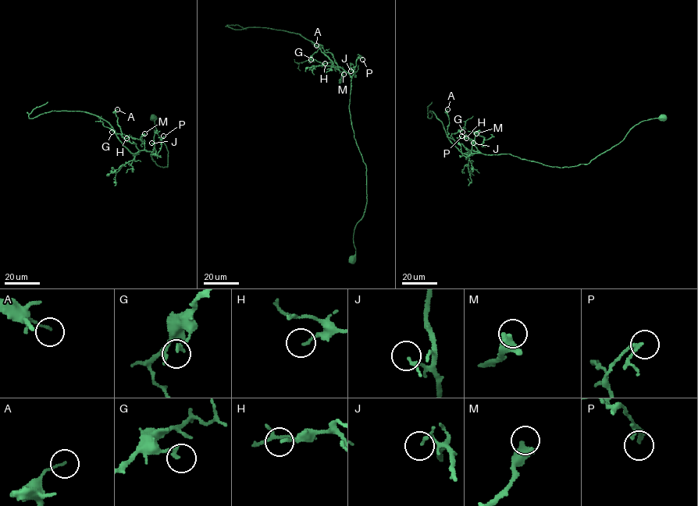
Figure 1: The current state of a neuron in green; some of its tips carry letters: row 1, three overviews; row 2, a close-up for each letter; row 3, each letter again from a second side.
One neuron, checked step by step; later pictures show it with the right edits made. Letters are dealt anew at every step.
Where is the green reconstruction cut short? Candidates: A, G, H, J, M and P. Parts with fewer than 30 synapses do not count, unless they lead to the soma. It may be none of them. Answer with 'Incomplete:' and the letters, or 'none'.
Incomplete: none

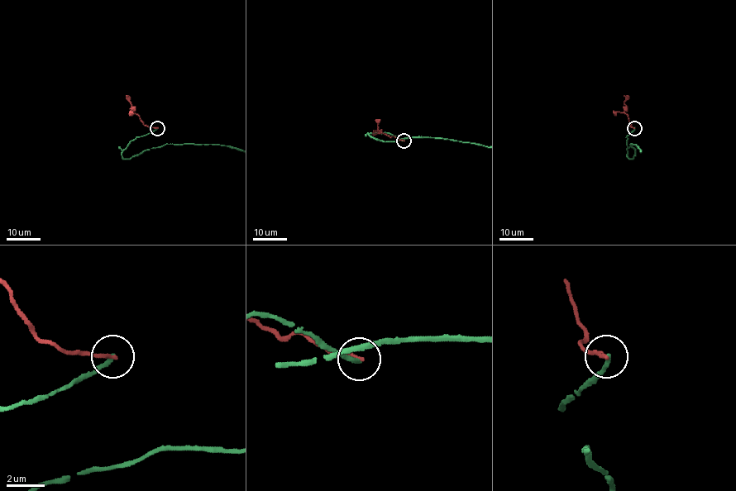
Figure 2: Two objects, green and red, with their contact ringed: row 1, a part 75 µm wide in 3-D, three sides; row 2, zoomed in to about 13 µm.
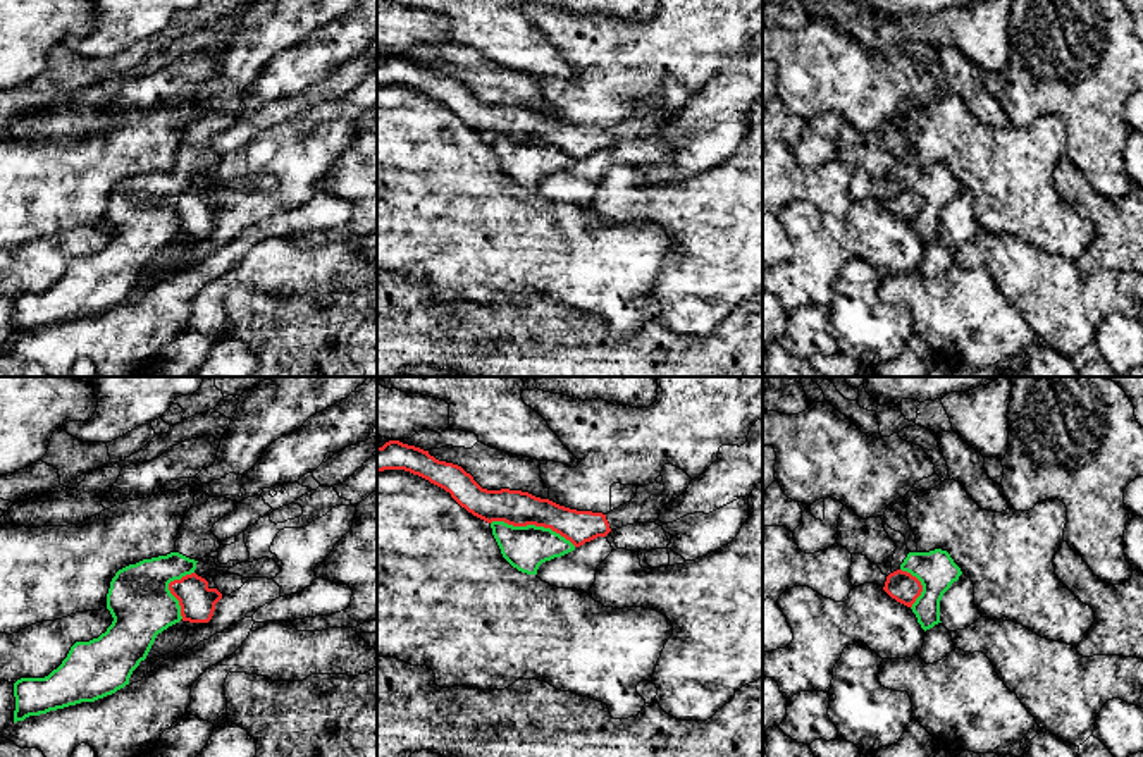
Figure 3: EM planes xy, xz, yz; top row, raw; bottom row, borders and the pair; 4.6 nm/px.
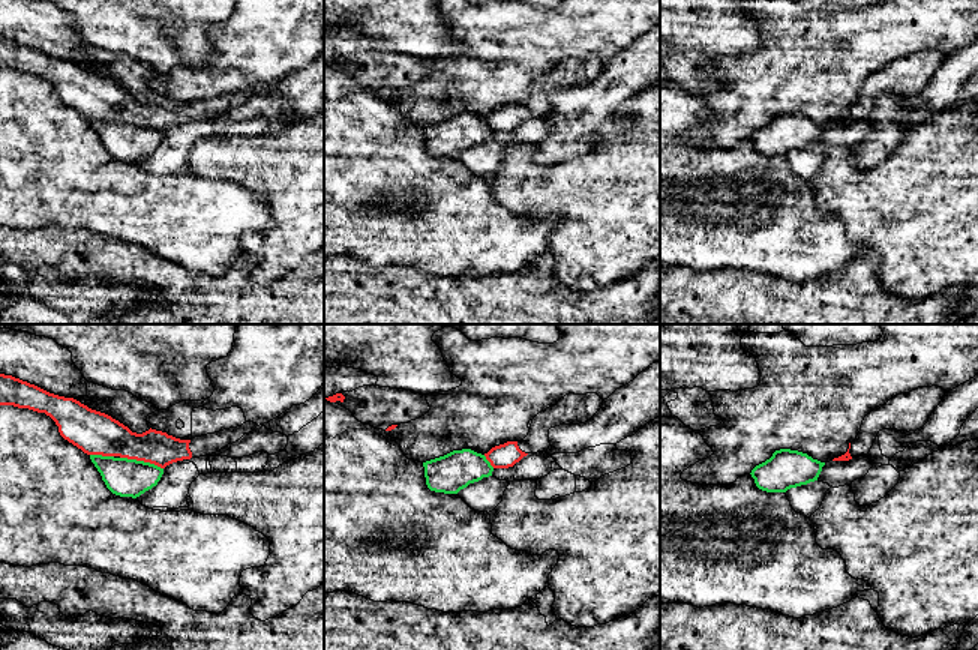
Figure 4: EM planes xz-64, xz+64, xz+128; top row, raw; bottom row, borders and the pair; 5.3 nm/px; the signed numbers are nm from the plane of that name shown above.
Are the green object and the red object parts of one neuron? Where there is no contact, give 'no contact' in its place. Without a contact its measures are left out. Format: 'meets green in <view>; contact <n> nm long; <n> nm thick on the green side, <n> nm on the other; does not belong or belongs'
meets green in xz; contact 420 nm long; 200 nm thick on the green side, 170 nm on the other; does not belong

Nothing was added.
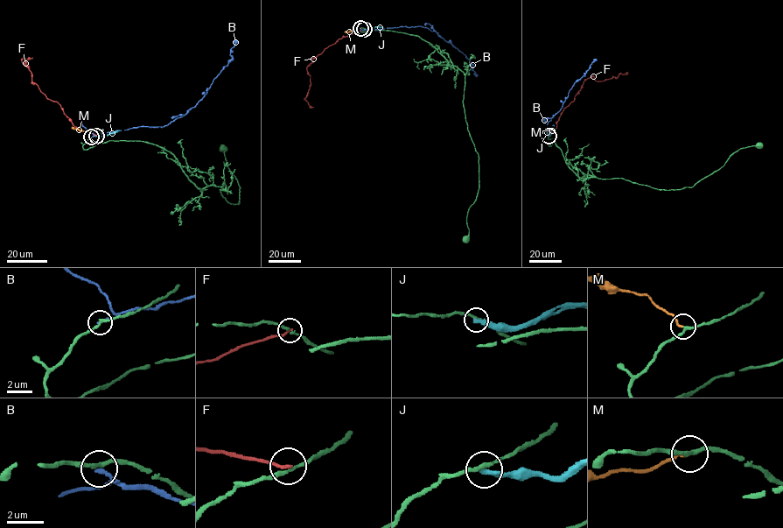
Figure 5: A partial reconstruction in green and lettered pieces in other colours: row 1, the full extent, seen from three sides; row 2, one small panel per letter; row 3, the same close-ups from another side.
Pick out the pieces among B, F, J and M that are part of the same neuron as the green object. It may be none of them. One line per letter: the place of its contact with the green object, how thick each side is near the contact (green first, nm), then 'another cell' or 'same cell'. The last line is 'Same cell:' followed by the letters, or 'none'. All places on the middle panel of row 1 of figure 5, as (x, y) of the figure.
B: contact (360, 28); calibres 200 and 180 nm; another cell
F: contact (365, 29); calibres 170 and 180 nm; another cell
J: contact (364, 29); calibres 190 and 320 nm; another cell
M: contact (360, 28); calibres 190 and 180 nm; same cell
Same cell: M

